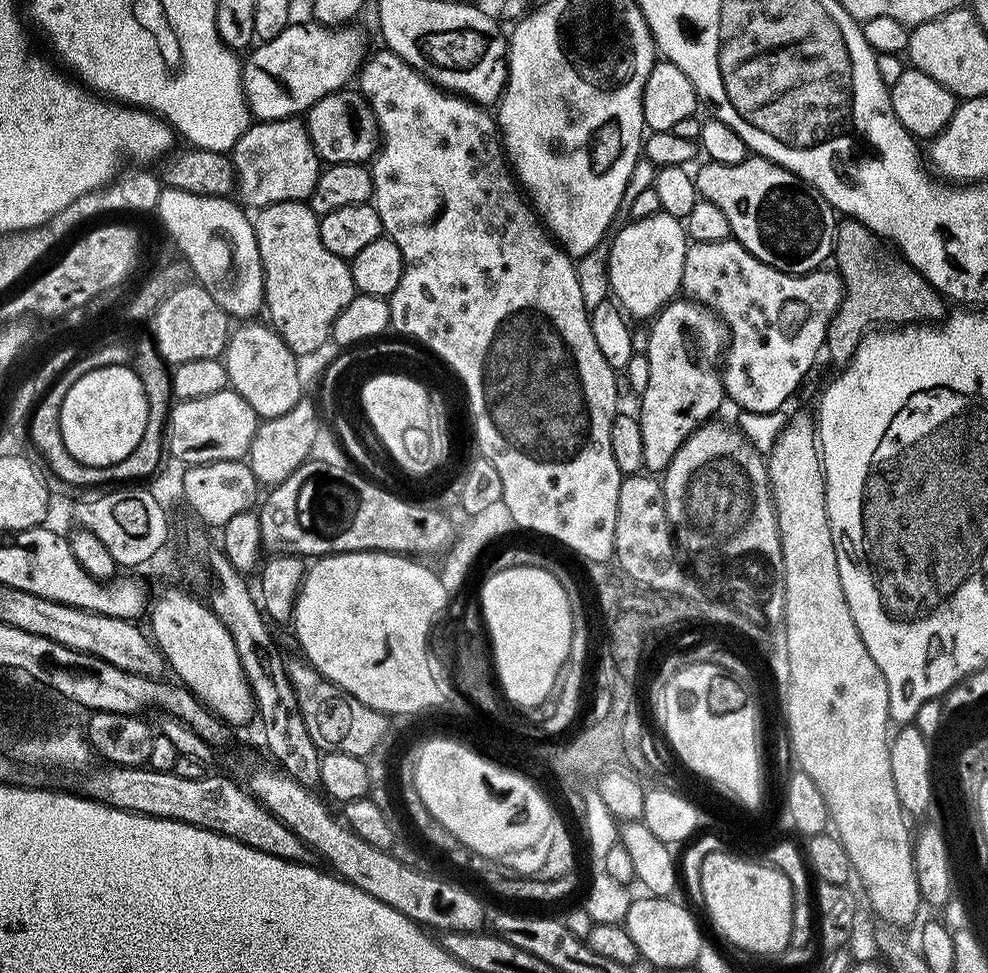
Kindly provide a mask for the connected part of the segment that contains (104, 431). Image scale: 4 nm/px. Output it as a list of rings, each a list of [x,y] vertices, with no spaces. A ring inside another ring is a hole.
[[[128,364],[89,367],[88,372],[65,391],[61,432],[66,449],[86,466],[109,467],[122,462],[143,439],[148,403],[143,382]]]

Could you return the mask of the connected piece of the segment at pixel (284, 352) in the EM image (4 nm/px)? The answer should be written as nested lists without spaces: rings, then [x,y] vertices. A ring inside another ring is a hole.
[[[250,320],[231,331],[225,348],[224,361],[227,366],[229,385],[252,406],[259,419],[281,417],[303,399],[302,378],[299,359],[286,346],[275,329],[267,323],[258,324]]]

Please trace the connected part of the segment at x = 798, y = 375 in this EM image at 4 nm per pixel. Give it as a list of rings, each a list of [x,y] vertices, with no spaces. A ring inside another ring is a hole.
[[[729,238],[722,242],[706,242],[705,244],[689,243],[688,253],[686,254],[686,262],[682,270],[682,282],[680,287],[683,295],[687,299],[695,300],[697,304],[706,304],[713,312],[717,313],[724,322],[724,327],[730,333],[730,345],[732,344],[732,357],[722,364],[722,379],[724,381],[724,391],[740,407],[744,412],[757,412],[760,416],[779,413],[780,407],[791,398],[796,392],[796,387],[804,380],[804,375],[812,368],[812,363],[816,360],[816,355],[821,355],[822,349],[825,347],[828,338],[828,324],[834,318],[834,314],[838,310],[838,306],[844,300],[844,281],[840,279],[835,271],[817,270],[807,272],[804,276],[795,276],[794,274],[786,274],[782,270],[774,270],[774,266],[766,266],[766,262],[762,262],[758,258],[754,258],[754,254],[746,251],[735,238]]]

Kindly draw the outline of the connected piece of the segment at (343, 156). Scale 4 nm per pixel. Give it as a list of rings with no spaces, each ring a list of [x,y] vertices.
[[[341,90],[334,94],[326,94],[306,113],[308,137],[314,146],[317,156],[325,165],[329,164],[363,164],[367,165],[375,157],[380,146],[380,127],[376,124],[376,116],[356,90]]]

